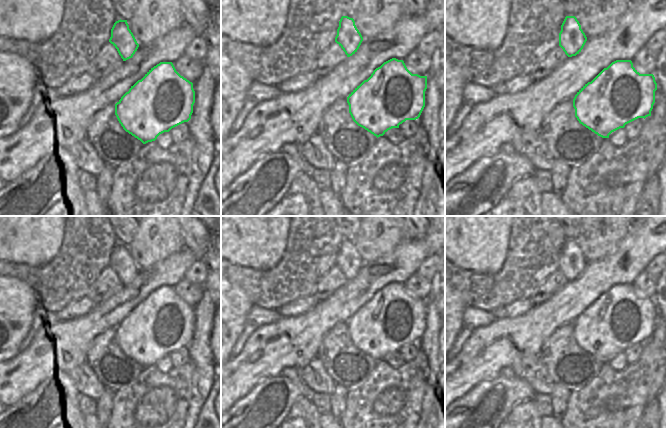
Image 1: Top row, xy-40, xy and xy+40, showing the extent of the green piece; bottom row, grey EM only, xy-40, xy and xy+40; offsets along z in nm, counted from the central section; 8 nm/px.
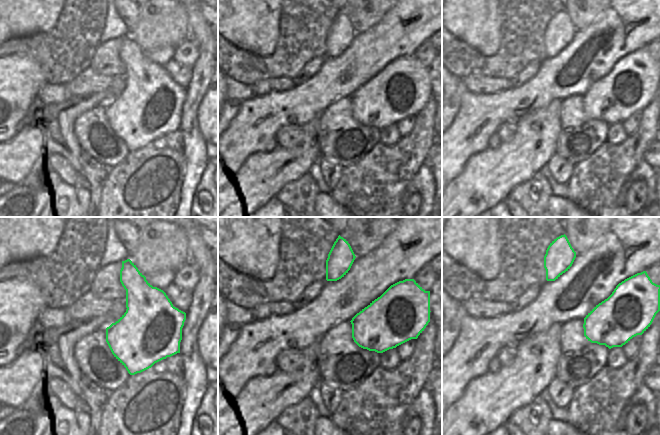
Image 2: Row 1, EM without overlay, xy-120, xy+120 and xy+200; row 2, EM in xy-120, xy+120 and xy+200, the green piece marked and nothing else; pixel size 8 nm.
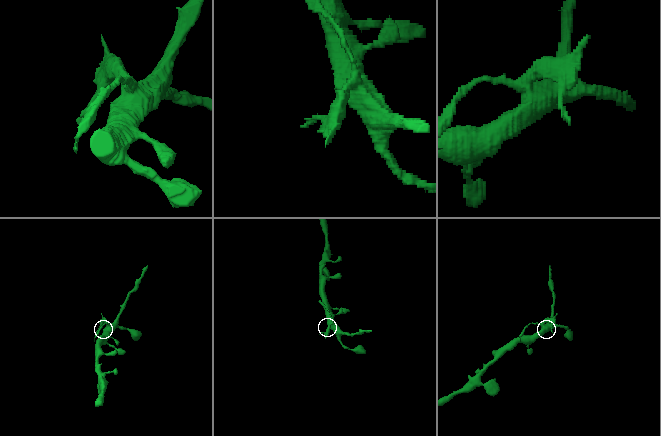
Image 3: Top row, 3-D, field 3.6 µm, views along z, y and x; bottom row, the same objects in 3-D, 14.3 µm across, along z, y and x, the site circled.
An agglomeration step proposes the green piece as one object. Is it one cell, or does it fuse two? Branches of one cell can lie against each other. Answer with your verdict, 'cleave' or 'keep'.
cleave

